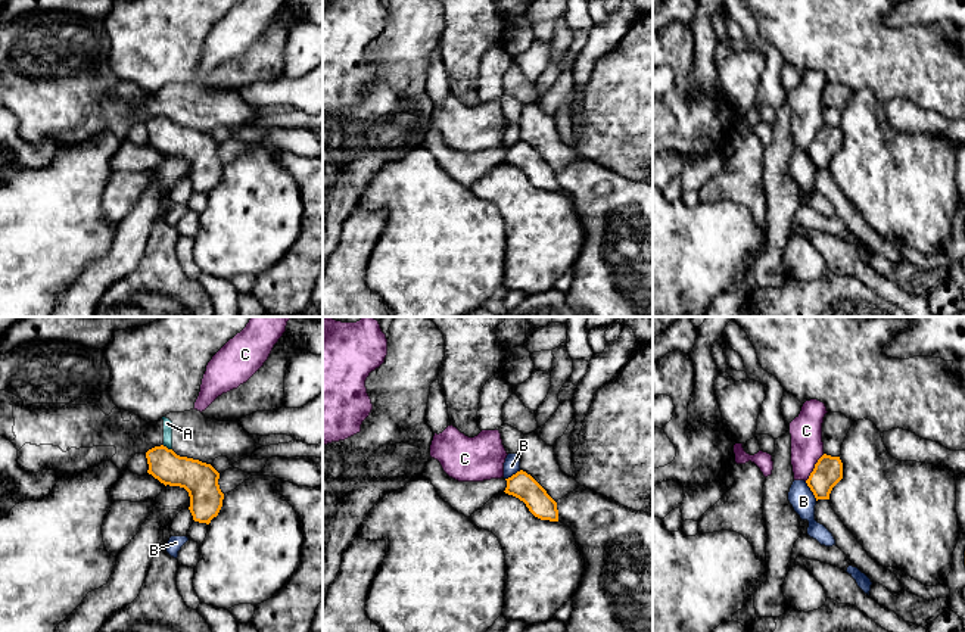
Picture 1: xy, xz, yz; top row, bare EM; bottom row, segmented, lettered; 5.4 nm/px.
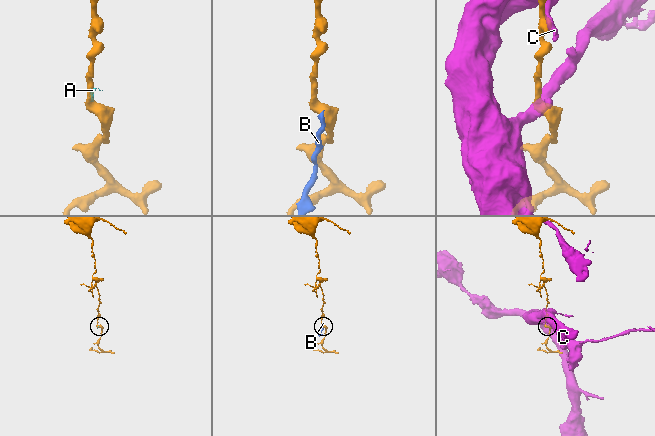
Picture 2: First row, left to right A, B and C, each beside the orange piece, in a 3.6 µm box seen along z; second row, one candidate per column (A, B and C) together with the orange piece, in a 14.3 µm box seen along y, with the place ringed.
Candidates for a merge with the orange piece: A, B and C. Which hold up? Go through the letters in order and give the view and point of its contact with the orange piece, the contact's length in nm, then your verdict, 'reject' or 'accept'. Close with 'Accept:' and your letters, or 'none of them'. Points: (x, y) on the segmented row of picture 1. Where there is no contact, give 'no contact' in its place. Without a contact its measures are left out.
A: contact xy (165, 447); length 60 nm; reject
B: contact yz (811, 489); length 120 nm; reject
C: contact yz (815, 467); length 190 nm; reject
Accept: none of them

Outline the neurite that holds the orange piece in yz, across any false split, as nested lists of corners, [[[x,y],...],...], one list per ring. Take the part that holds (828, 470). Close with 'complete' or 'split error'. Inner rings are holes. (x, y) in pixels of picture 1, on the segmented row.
[[[824,454],[815,464],[813,471],[806,480],[807,486],[818,499],[829,499],[832,488],[843,479],[843,463],[840,457]]] | complete

